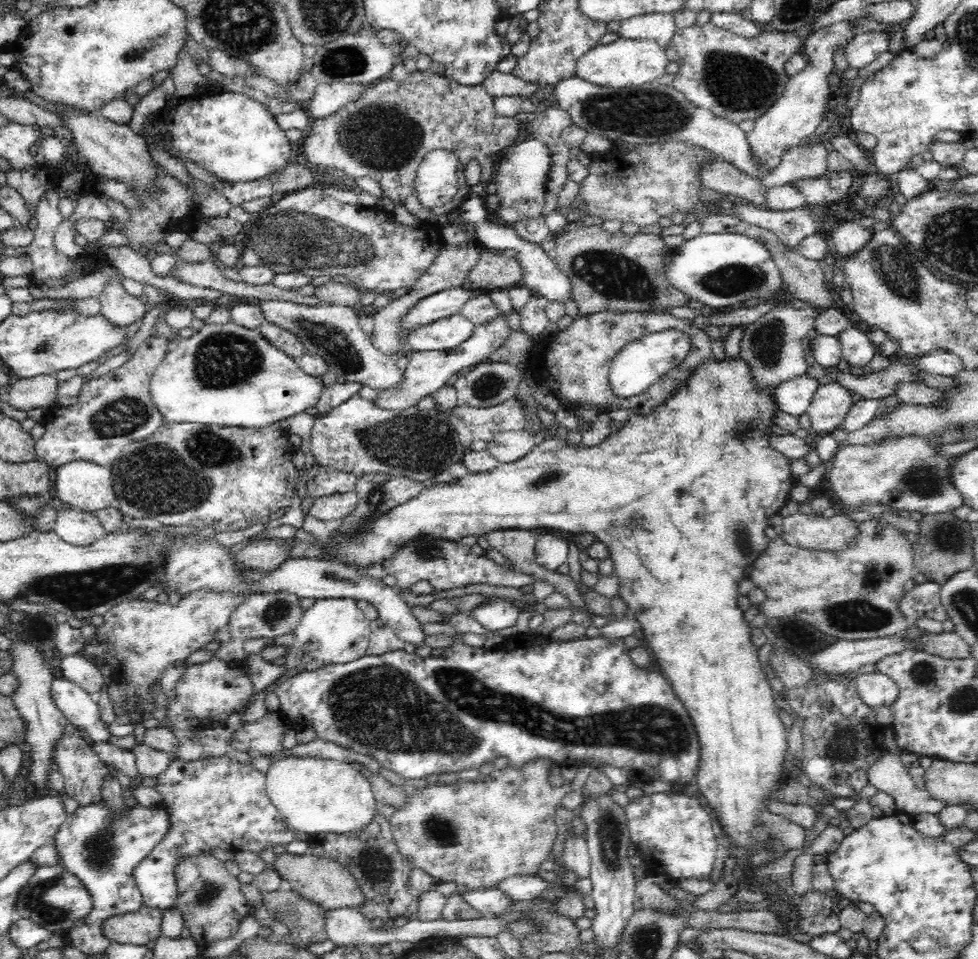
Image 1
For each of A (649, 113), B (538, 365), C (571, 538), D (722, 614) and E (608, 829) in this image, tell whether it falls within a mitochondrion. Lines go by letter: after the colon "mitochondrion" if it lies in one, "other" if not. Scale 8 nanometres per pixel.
A: mitochondrion
B: other
C: other
D: other
E: mitochondrion

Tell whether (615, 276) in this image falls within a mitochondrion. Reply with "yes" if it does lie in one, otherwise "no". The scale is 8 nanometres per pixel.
yes

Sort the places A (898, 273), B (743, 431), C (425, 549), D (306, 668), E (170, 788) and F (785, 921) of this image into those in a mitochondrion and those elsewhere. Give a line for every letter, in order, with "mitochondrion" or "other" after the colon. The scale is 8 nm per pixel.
A: mitochondrion
B: mitochondrion
C: mitochondrion
D: other
E: other
F: other

